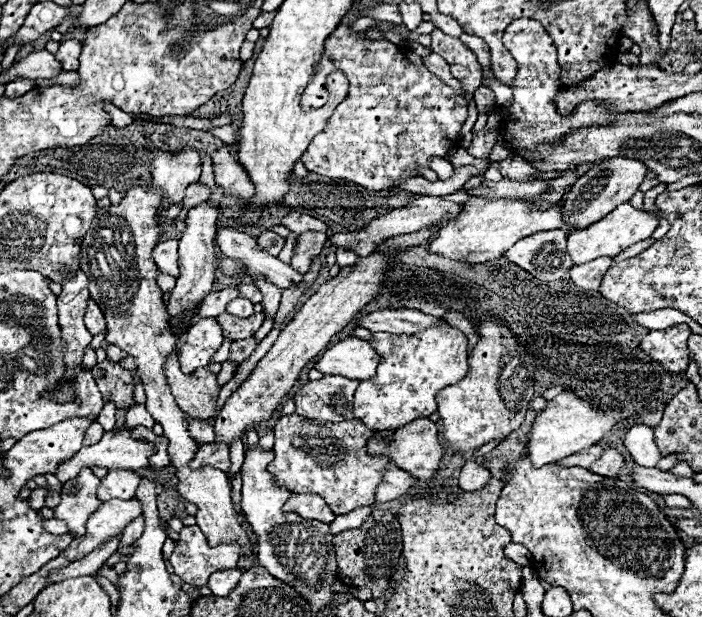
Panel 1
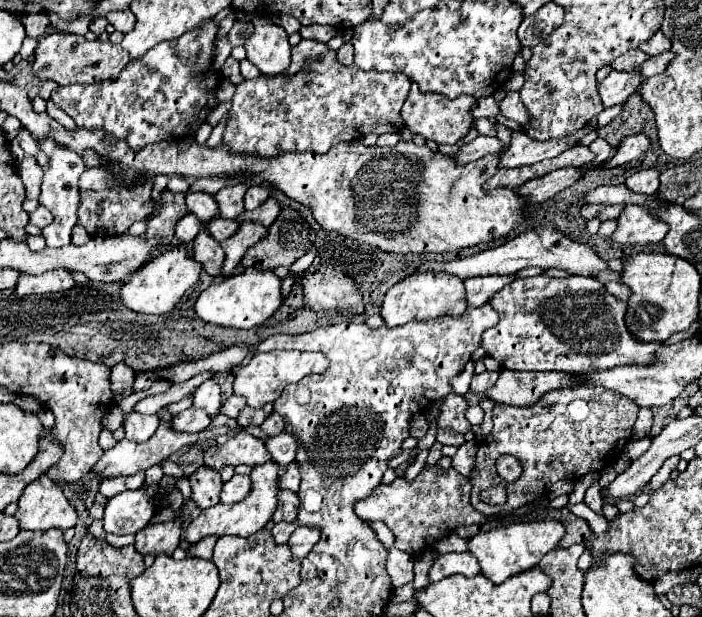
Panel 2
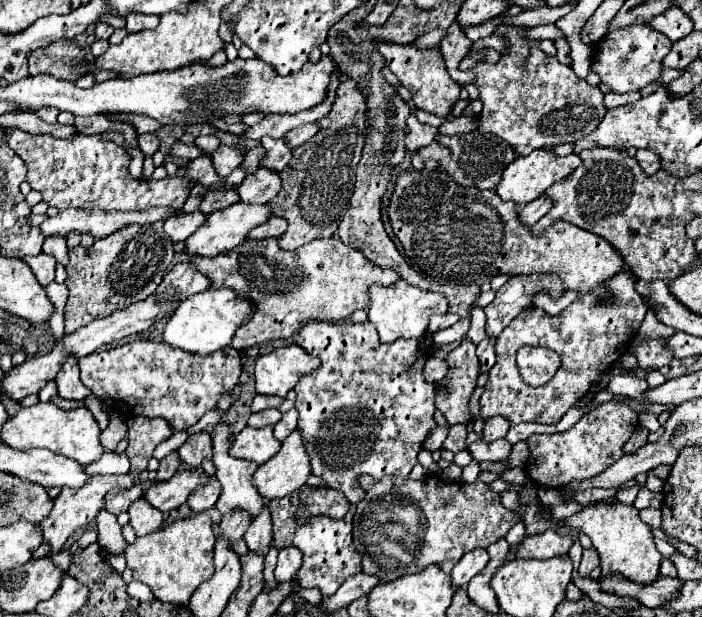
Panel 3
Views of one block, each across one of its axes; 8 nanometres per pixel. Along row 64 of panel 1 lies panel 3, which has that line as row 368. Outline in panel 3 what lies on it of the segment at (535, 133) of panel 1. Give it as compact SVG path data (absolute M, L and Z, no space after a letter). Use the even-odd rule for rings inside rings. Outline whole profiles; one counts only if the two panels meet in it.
M520 346L518 350L518 370L526 384L542 386L560 368L560 356L550 348Z

